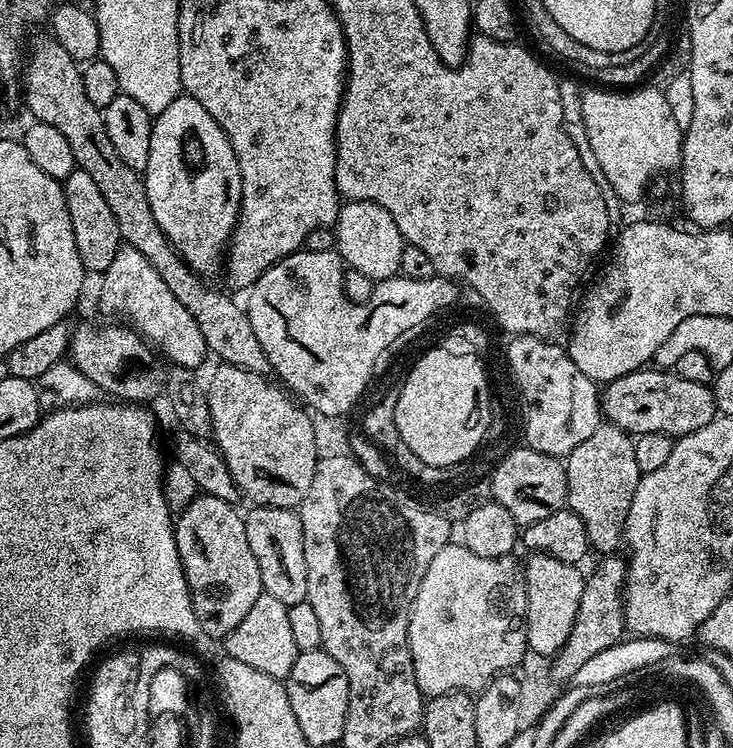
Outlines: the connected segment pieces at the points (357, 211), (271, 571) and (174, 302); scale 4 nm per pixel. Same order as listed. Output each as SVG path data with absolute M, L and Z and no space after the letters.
M361 200L341 203L334 231L336 233L335 251L339 252L341 260L347 267L359 270L361 274L366 274L366 278L377 282L388 280L399 273L402 250L406 241L398 230L394 218L390 218L390 214L382 210L382 206Z
M269 504L252 506L249 509L244 516L246 542L250 542L250 550L258 561L264 591L274 594L274 598L278 598L278 602L282 602L288 608L307 600L306 550L299 511L275 508Z
M121 243L118 254L114 254L114 262L110 262L99 280L100 308L108 315L105 317L127 322L165 361L196 370L204 359L209 359L210 353L198 322L194 322L190 310L170 294L170 286L162 282L158 270L154 270L134 246Z

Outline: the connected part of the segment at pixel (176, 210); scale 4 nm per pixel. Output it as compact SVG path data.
M181 94L154 117L150 134L150 159L142 173L146 186L146 198L150 198L150 210L154 210L154 222L166 234L177 254L192 267L197 274L209 274L221 267L226 256L228 241L240 217L242 202L242 174L238 170L238 158L234 158L232 144L226 138L222 126L206 114L206 106L193 96Z

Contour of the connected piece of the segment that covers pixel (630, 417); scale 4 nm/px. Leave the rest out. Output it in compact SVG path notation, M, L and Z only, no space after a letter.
M645 366L639 372L607 381L602 392L603 419L633 437L664 432L667 436L679 438L694 430L702 430L702 426L716 419L717 415L716 399L711 387L698 382L686 382L686 378L676 375L672 370Z

